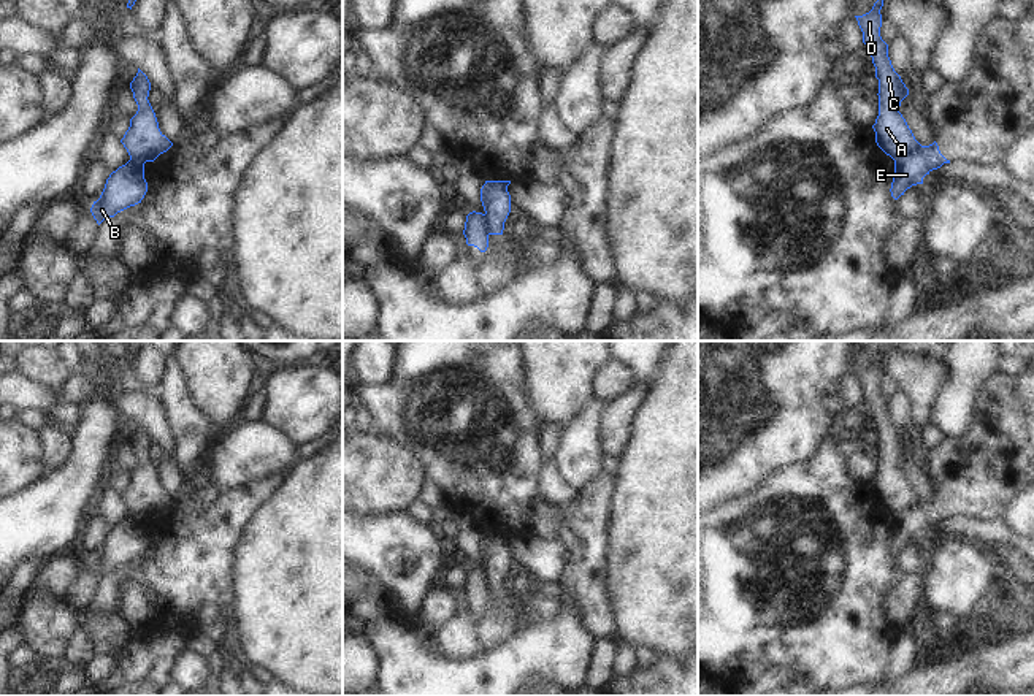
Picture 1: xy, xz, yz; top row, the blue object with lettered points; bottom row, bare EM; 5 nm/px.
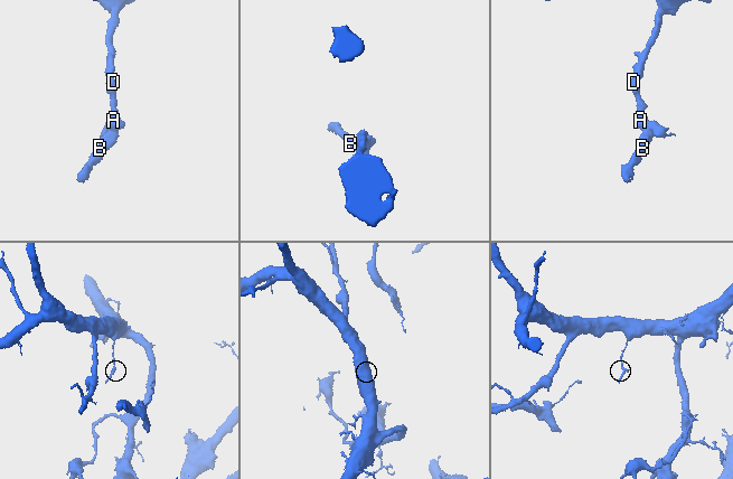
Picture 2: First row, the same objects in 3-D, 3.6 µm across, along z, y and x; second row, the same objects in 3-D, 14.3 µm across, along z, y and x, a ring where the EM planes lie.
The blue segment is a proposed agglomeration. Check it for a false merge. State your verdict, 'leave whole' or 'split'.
split

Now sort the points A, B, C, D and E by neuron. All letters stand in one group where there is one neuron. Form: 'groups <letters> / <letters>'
groups A C D / B E

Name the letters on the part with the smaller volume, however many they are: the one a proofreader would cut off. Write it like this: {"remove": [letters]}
{"remove": ["B", "E"]}

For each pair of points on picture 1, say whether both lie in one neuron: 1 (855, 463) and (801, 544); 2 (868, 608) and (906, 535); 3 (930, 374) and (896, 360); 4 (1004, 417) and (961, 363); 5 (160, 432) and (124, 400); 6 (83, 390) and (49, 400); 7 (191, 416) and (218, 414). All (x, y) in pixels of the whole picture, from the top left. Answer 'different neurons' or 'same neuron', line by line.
1: different neurons
2: different neurons
3: same neuron
4: different neurons
5: same neuron
6: different neurons
7: different neurons

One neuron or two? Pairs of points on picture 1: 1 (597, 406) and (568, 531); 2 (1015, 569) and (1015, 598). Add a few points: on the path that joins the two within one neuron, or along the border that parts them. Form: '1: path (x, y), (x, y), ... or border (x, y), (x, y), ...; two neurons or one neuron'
1: border (601, 471), (578, 492); two neurons
2: border (1004, 581), (1017, 585); two neurons

